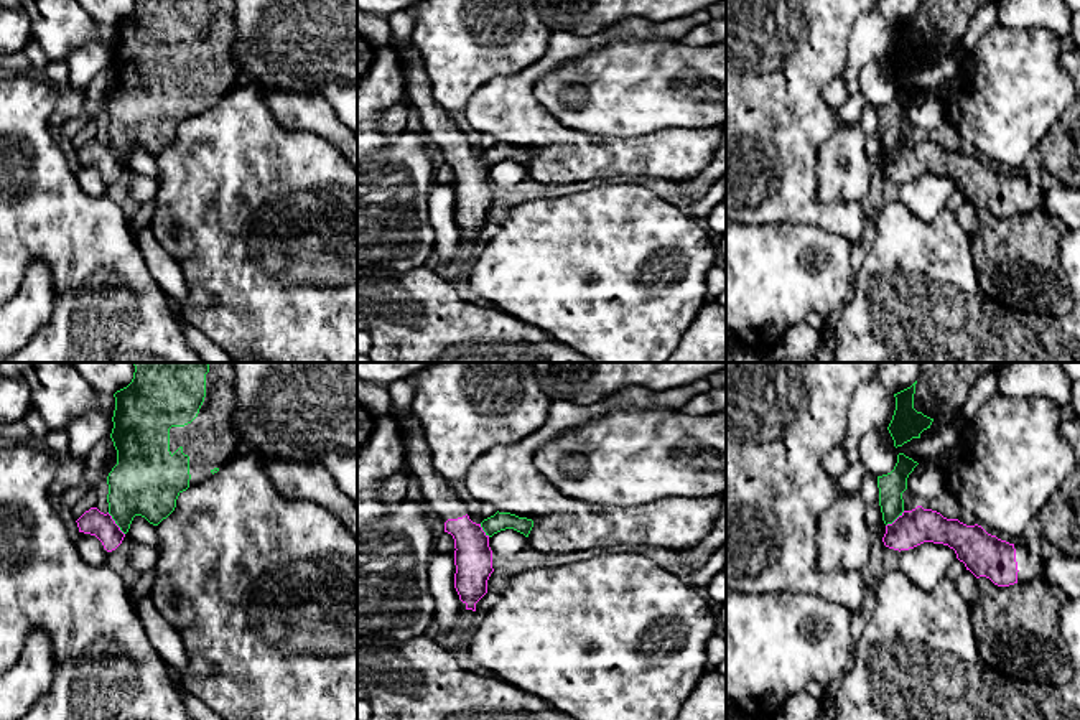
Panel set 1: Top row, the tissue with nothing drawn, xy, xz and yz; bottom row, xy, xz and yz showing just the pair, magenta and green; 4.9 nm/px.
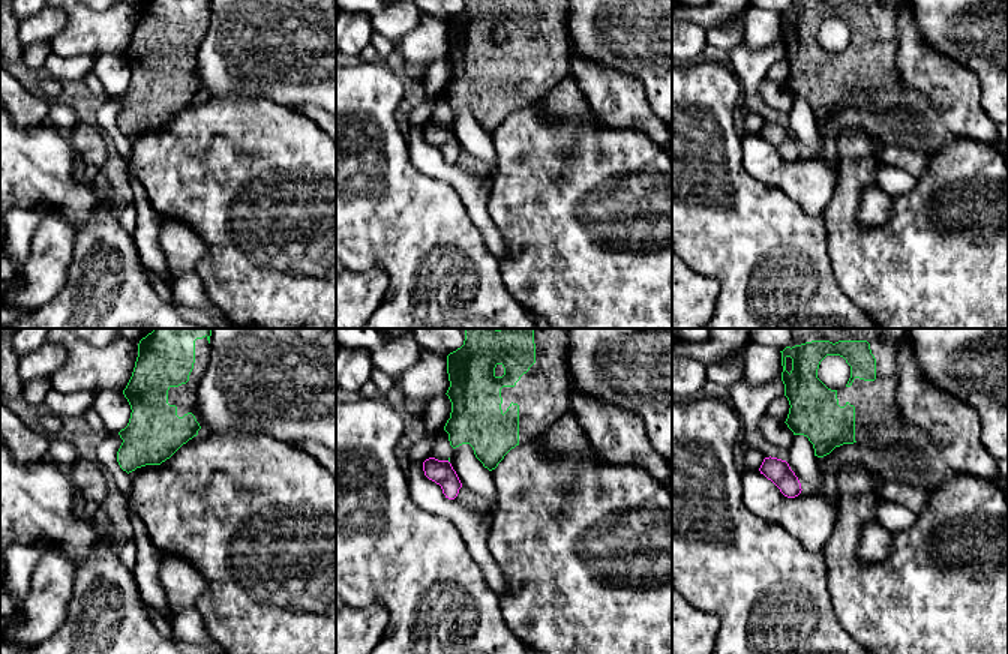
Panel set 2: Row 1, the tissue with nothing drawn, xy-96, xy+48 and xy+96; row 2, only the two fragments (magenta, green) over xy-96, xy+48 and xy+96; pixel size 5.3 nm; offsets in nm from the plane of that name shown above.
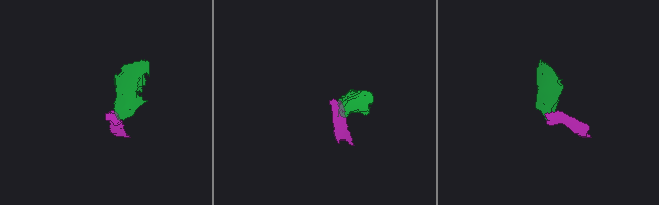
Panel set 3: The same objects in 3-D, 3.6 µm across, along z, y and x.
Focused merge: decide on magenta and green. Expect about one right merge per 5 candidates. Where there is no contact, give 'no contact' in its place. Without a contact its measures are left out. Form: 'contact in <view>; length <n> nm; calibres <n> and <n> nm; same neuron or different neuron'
contact in xy; length 140 nm; calibres 120 and 320 nm; different neuron

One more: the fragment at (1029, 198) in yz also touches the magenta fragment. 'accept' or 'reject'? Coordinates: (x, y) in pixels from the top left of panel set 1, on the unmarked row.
accept

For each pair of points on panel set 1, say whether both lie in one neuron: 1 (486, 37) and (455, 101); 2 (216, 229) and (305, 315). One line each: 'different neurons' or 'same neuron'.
1: same neuron
2: same neuron

